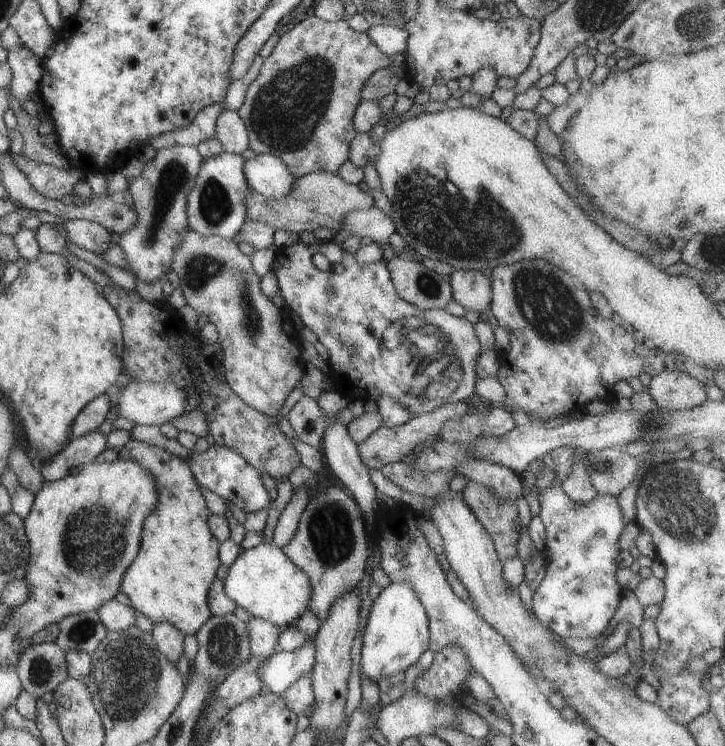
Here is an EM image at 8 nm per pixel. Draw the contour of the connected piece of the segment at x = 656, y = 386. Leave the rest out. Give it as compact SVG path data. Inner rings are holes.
M666 370L653 376L646 388L661 409L686 410L706 402L706 389L696 378L678 370Z

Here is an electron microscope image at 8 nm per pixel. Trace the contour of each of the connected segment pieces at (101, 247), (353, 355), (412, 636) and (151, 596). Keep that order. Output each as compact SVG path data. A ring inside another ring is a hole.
M70 219L64 227L70 242L99 256L102 256L106 252L106 248L110 246L110 233L98 223Z
M325 240L322 244L304 244L301 241L298 241L295 244L292 244L292 246L278 248L269 271L274 274L282 298L284 298L286 304L298 314L303 324L316 333L319 341L328 349L330 379L334 385L334 390L342 393L350 401L362 399L365 402L369 400L377 402L378 400L382 400L382 396L390 396L394 402L400 402L406 410L409 410L412 417L415 417L432 412L435 408L446 403L457 403L458 401L466 399L471 400L474 398L474 388L479 379L478 374L476 374L476 362L478 362L480 352L483 350L482 346L480 346L480 342L478 342L478 338L476 338L474 324L468 322L465 317L455 317L450 315L444 309L422 310L416 308L413 304L402 300L398 296L394 284L392 284L392 280L390 280L387 261L384 259L370 264L360 264L360 262L356 260L354 253L347 252L342 248L342 244L335 244L334 240ZM317 252L324 254L324 256L328 258L331 264L330 270L322 271L314 265L312 258L314 258L314 254Z
M408 582L390 583L389 586L374 600L363 635L363 646L360 659L360 676L368 676L372 682L378 682L382 677L390 677L398 672L404 672L416 663L424 651L429 648L429 620L424 604L416 596L414 588Z
M130 439L119 450L118 460L132 460L132 462L138 462L140 466L144 466L154 476L154 482L158 488L158 504L144 520L138 552L134 562L124 572L120 590L130 598L132 606L150 618L154 624L170 622L185 635L194 636L198 632L198 628L212 616L212 612L208 608L208 592L216 579L216 570L221 565L218 555L220 543L210 532L208 526L211 513L206 499L198 488L199 484L194 478L190 463L158 448L158 446L150 446L146 442L136 442L136 440Z

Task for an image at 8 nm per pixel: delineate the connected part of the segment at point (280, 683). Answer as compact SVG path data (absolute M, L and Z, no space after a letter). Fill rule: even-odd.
M310 638L306 644L302 644L300 648L292 650L292 652L278 651L271 657L266 659L266 662L258 668L258 676L262 678L262 684L265 686L265 691L282 695L283 692L291 685L302 678L304 674L310 674L316 662L316 642L314 638Z

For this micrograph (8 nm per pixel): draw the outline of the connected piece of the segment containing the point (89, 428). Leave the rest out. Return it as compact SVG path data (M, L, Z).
M104 392L98 398L94 398L92 402L86 404L74 419L70 440L76 440L76 438L80 438L88 432L98 431L99 426L106 420L106 414L111 410L112 392Z

